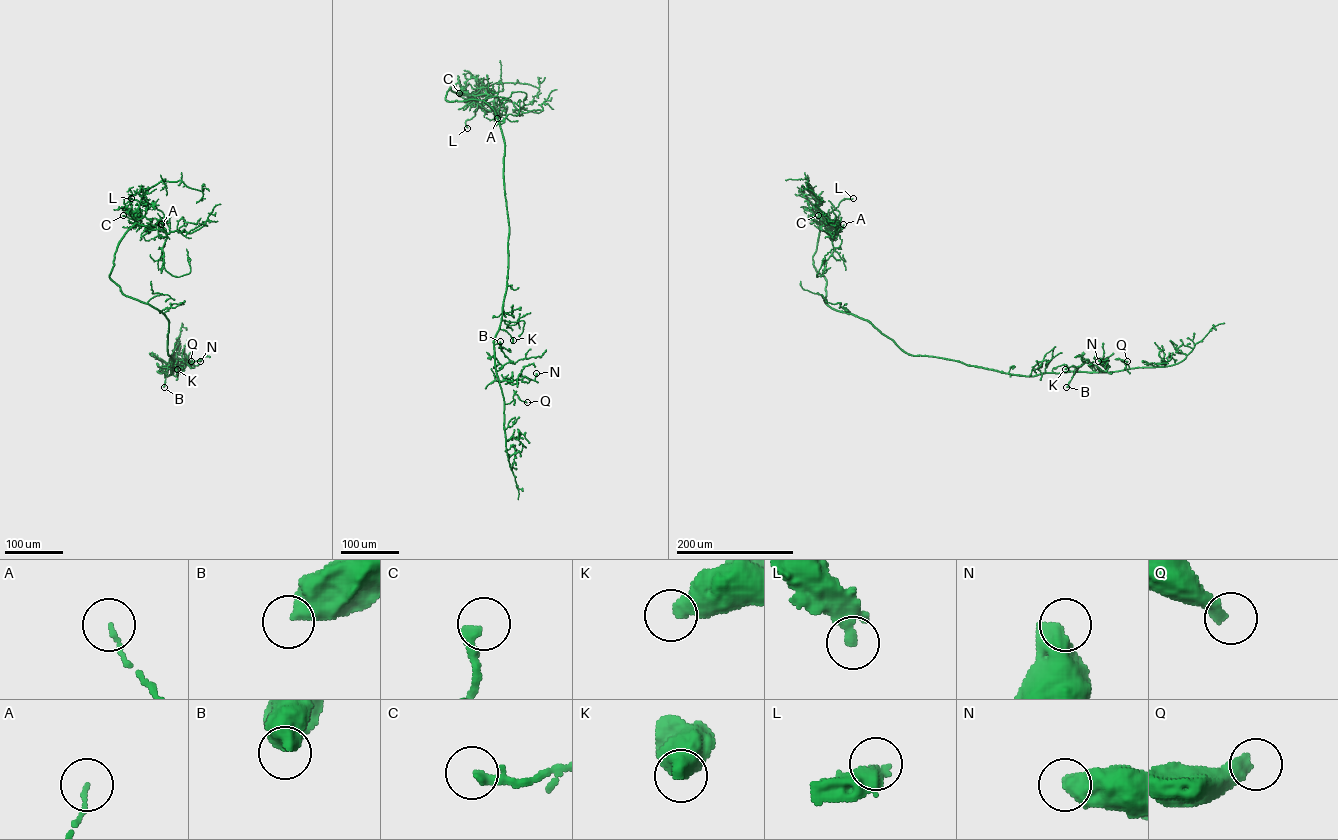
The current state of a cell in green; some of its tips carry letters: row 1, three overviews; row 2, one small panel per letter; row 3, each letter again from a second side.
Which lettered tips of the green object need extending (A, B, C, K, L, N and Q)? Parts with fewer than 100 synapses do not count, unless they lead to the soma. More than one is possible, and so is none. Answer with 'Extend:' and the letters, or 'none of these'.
Extend: L

